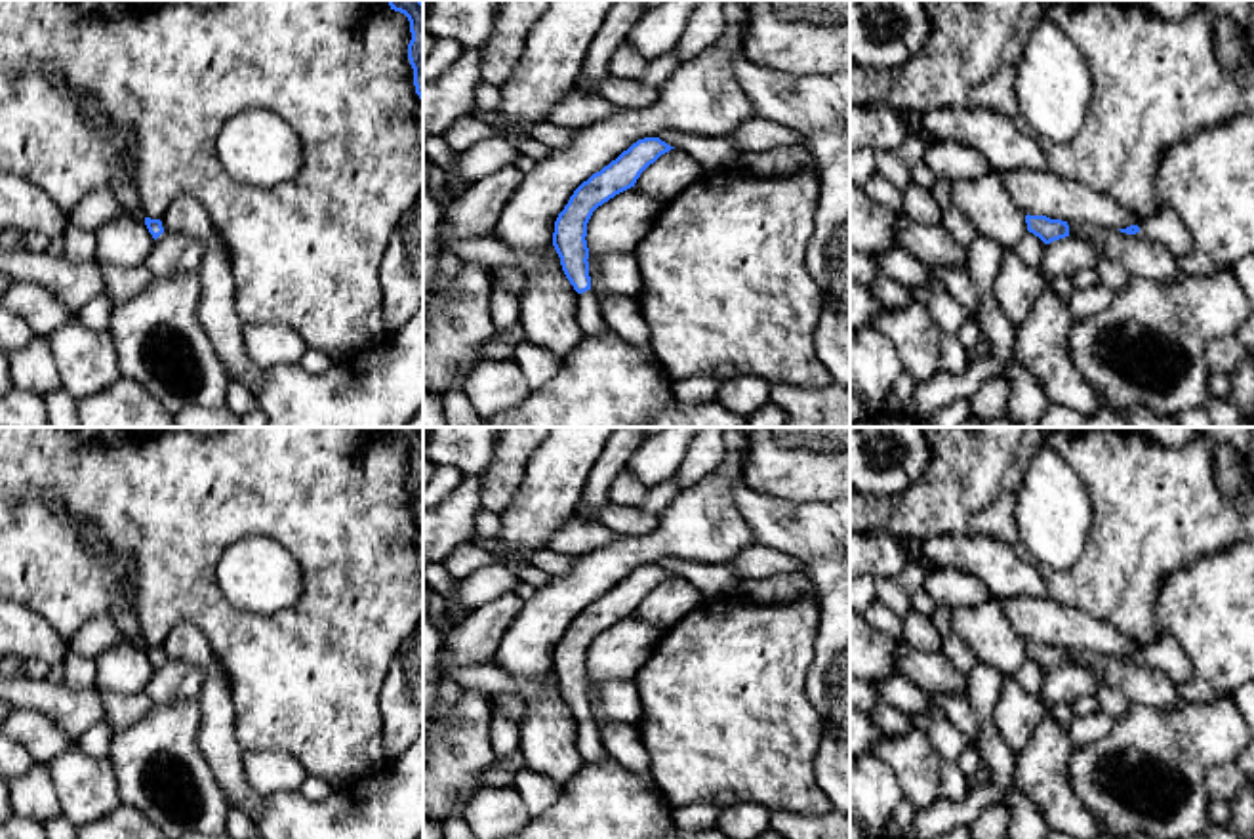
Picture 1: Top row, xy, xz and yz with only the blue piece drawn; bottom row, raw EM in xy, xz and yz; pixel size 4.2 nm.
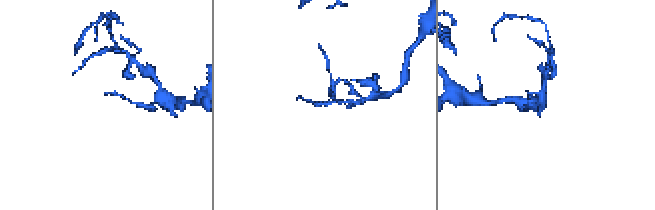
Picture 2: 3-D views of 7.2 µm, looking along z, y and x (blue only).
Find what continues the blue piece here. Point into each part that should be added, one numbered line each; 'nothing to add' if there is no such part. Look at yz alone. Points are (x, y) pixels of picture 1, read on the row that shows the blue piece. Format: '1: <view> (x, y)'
1: yz (1163, 225)

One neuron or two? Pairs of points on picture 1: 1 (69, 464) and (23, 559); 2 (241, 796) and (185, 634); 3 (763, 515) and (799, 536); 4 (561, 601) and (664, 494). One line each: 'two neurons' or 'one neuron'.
1: one neuron
2: one neuron
3: one neuron
4: two neurons

